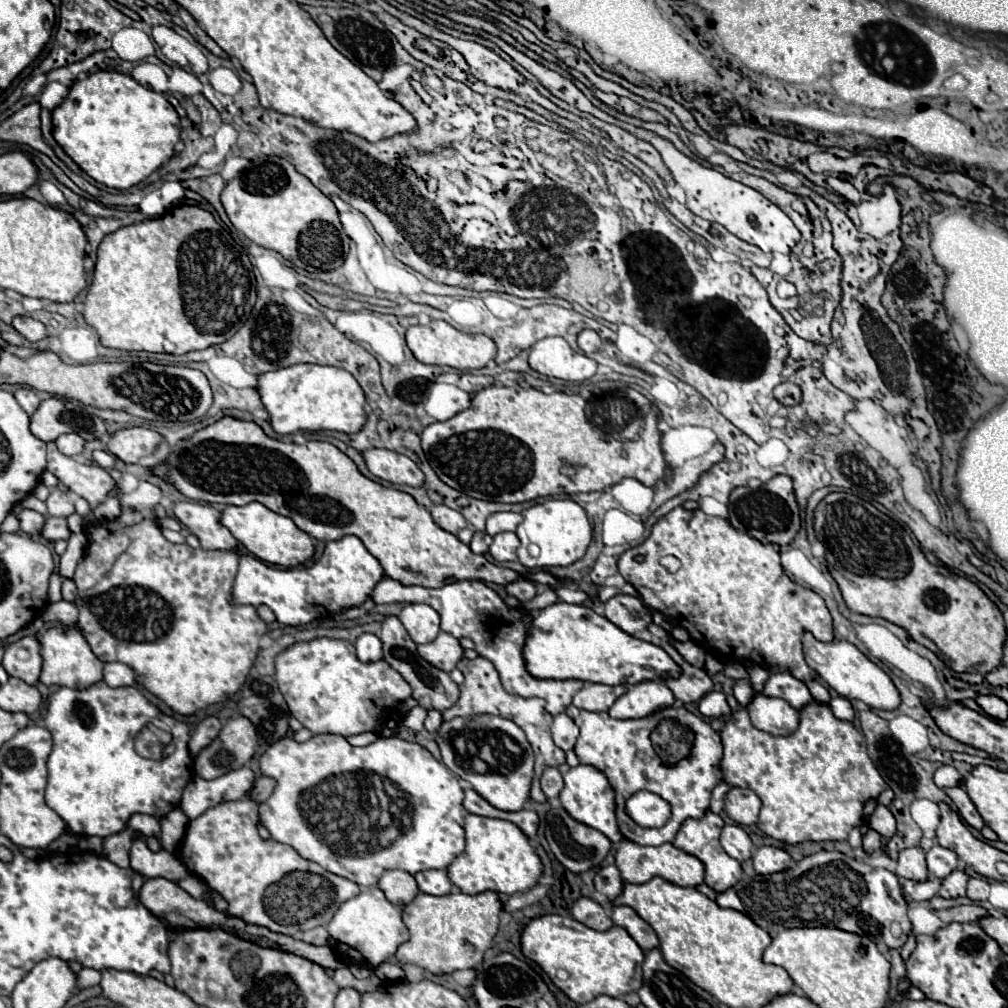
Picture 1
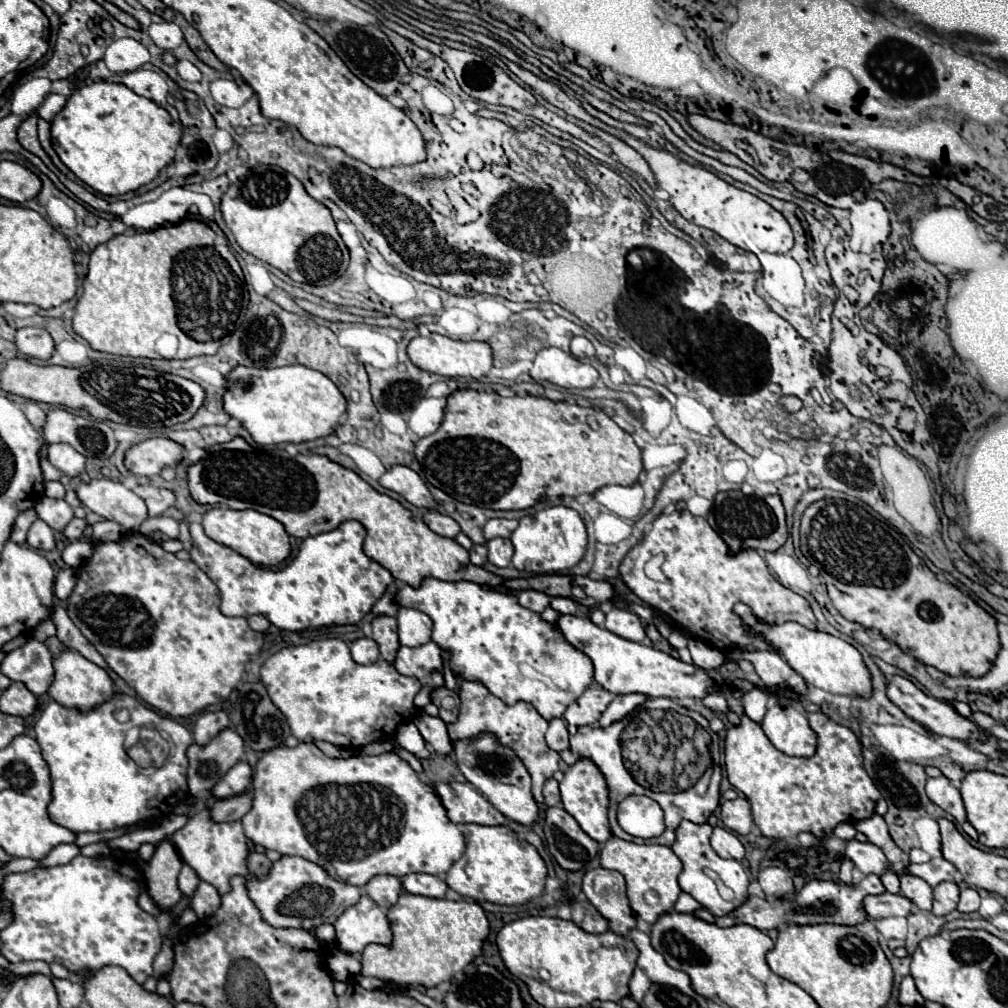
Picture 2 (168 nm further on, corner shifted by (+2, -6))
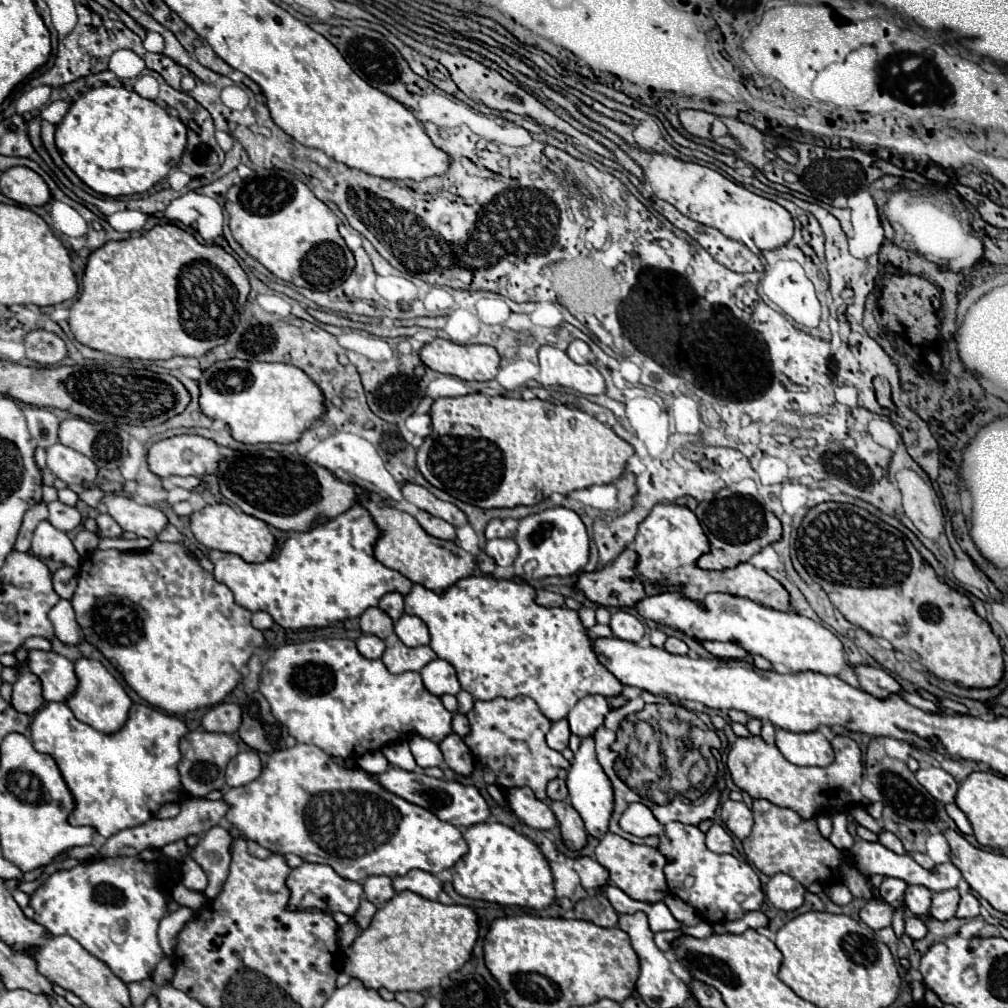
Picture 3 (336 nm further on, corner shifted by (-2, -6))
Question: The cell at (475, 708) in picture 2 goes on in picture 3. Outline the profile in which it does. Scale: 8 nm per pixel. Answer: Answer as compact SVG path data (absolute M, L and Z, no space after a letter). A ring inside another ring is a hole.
M520 695L514 699L492 699L492 701L476 701L472 711L466 713L470 721L470 733L464 737L464 743L476 755L480 765L486 769L486 783L500 785L502 789L514 787L530 787L538 799L546 799L546 785L558 773L558 769L568 769L570 763L562 757L562 753L552 751L546 745L546 731L552 721L544 717L536 705L536 701Z

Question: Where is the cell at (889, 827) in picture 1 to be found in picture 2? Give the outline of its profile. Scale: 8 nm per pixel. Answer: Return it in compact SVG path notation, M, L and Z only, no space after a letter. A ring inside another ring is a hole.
M884 871L884 873L880 875L880 879L882 879L884 887L886 887L890 893L898 893L898 891L900 891L900 881L898 881L898 877L896 877L894 871Z

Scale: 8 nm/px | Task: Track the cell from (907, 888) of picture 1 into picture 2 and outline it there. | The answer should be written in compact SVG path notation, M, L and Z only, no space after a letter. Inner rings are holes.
M882 893L882 895L872 895L868 899L864 899L864 909L868 911L870 919L884 919L884 917L892 917L892 915L908 915L912 911L914 903L900 895L900 893Z

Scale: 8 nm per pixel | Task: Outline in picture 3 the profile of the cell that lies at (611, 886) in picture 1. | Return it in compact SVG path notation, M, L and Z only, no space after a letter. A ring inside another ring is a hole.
M576 857L574 871L580 875L584 889L600 889L608 883L608 871L590 857Z

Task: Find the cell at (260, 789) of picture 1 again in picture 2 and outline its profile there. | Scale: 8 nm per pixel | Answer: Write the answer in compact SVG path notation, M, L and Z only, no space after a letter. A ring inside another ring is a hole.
M242 793L230 799L220 799L212 807L212 819L214 821L236 821L242 819L252 809L254 797L250 793Z

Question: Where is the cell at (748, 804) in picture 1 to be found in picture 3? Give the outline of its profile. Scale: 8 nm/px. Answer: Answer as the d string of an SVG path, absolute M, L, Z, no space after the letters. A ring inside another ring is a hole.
M724 801L722 803L722 821L724 825L738 837L738 839L746 839L752 831L754 819L752 819L752 811L742 803L742 801Z

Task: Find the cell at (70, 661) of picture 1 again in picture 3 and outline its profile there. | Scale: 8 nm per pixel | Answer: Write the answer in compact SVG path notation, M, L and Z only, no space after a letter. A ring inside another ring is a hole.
M78 659L76 661L76 675L78 675L78 689L76 693L66 701L66 705L72 709L76 719L88 723L90 727L102 731L102 733L116 733L124 727L128 719L128 711L132 707L130 697L126 695L124 687L106 671L106 667L100 661L94 659Z

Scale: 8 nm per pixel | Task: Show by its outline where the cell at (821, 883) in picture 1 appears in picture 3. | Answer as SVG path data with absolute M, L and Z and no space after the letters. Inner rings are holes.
M886 877L880 885L880 895L886 903L896 903L896 901L902 901L904 899L904 893L906 893L906 887L908 883L902 881L902 879L896 879L896 877Z

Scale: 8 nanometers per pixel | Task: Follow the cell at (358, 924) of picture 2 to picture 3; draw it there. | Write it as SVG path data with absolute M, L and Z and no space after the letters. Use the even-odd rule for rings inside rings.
M362 899L360 901L360 907L358 907L358 911L356 911L356 915L354 915L354 919L356 919L356 923L360 925L360 929L364 929L364 927L368 927L368 923L372 921L372 915L376 913L376 907L370 903L370 901L366 901L366 899Z

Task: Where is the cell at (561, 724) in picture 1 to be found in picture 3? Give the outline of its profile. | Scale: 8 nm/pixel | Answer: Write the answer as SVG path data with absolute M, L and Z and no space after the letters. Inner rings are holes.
M562 719L562 721L556 721L552 723L548 735L546 735L546 743L548 747L552 747L554 751L564 751L568 747L568 739L570 739L570 727L568 727L568 721Z

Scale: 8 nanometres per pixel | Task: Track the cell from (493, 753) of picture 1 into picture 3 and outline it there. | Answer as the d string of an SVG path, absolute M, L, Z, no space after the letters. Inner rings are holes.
M514 787L512 791L508 791L508 803L512 813L532 829L550 831L558 823L552 809L544 801L538 801L532 795L530 787Z

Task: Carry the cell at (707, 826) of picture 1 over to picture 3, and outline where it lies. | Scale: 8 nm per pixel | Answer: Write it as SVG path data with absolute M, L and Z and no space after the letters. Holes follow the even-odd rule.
M668 823L664 825L660 837L658 851L666 857L664 875L668 883L670 895L680 897L684 903L694 907L700 917L708 923L718 921L736 921L748 911L758 911L764 901L764 893L760 887L760 879L750 867L750 863L734 857L712 853L704 845L704 833L694 825L684 823ZM686 877L694 877L690 889L686 889ZM736 895L744 895L744 901L738 901Z

